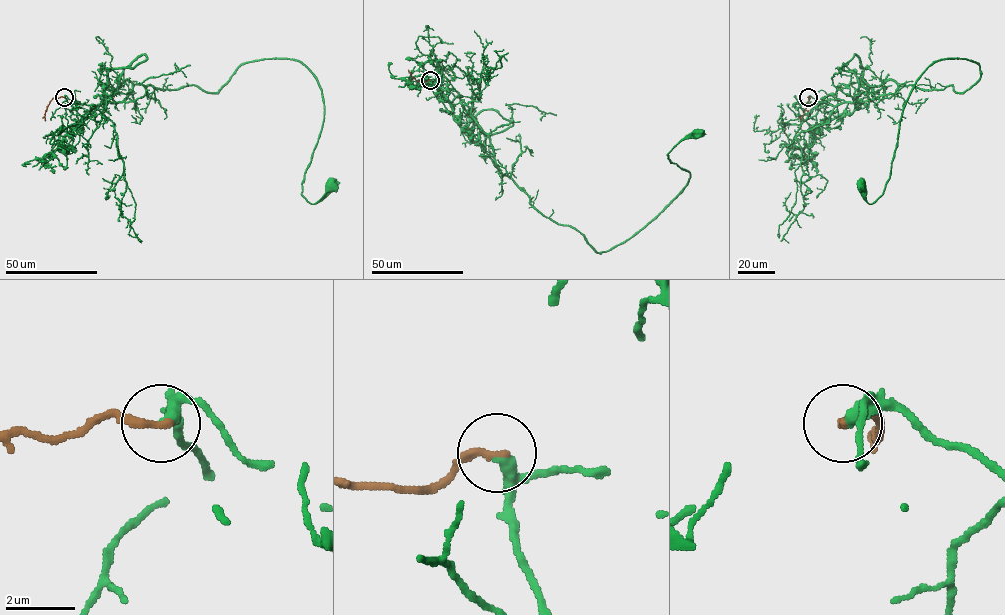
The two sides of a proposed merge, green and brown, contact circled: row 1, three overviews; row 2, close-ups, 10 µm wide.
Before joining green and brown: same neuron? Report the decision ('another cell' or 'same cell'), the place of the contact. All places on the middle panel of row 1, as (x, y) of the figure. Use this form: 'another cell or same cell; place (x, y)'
same cell; place (430, 80)

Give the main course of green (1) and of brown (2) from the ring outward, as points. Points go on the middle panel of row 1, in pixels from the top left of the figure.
1: (430, 80), (486, 134), (530, 203), (597, 252), (683, 189), (690, 173), (668, 154), (697, 130)
2: (430, 80), (417, 81), (408, 70)

